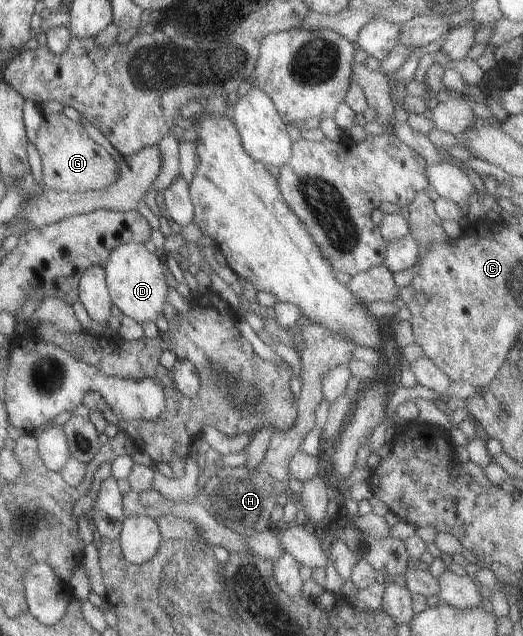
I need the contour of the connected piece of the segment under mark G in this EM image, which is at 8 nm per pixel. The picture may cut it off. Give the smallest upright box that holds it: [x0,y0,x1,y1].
[33,111,118,193]

